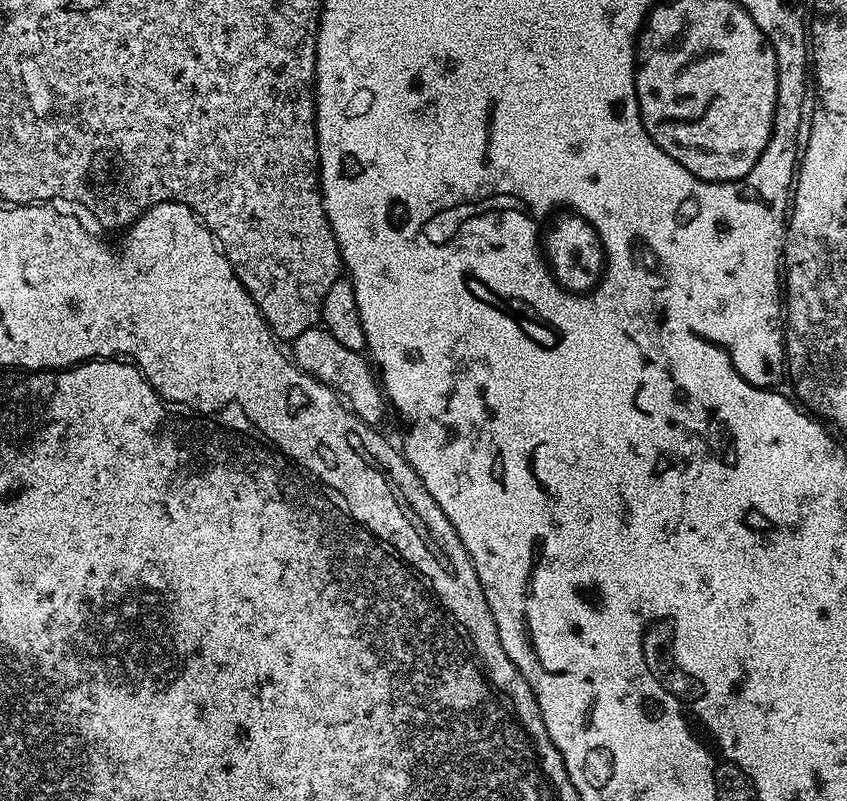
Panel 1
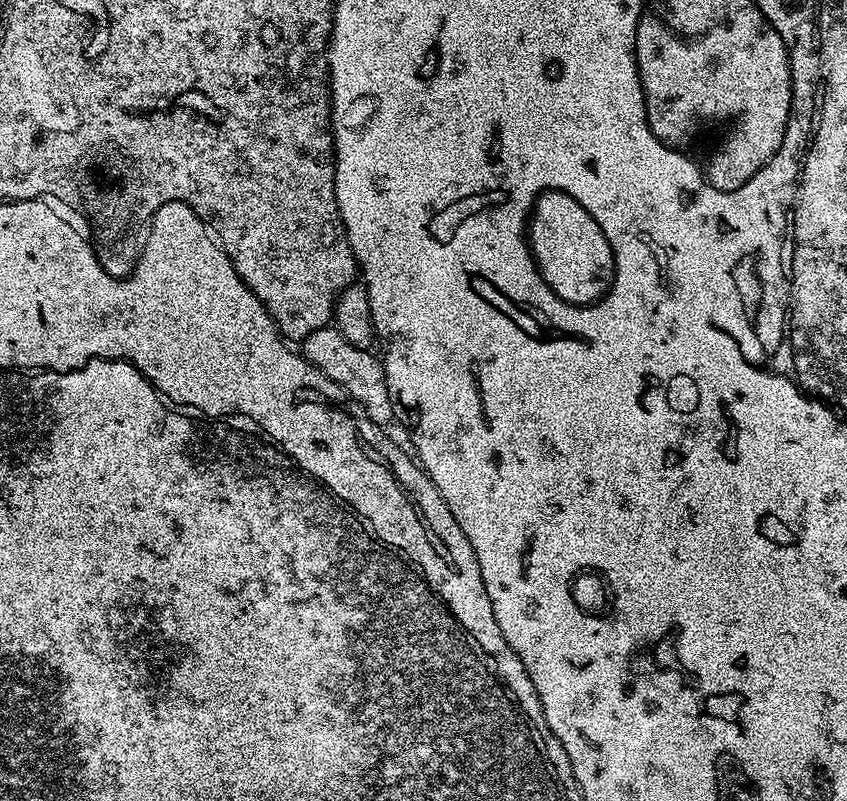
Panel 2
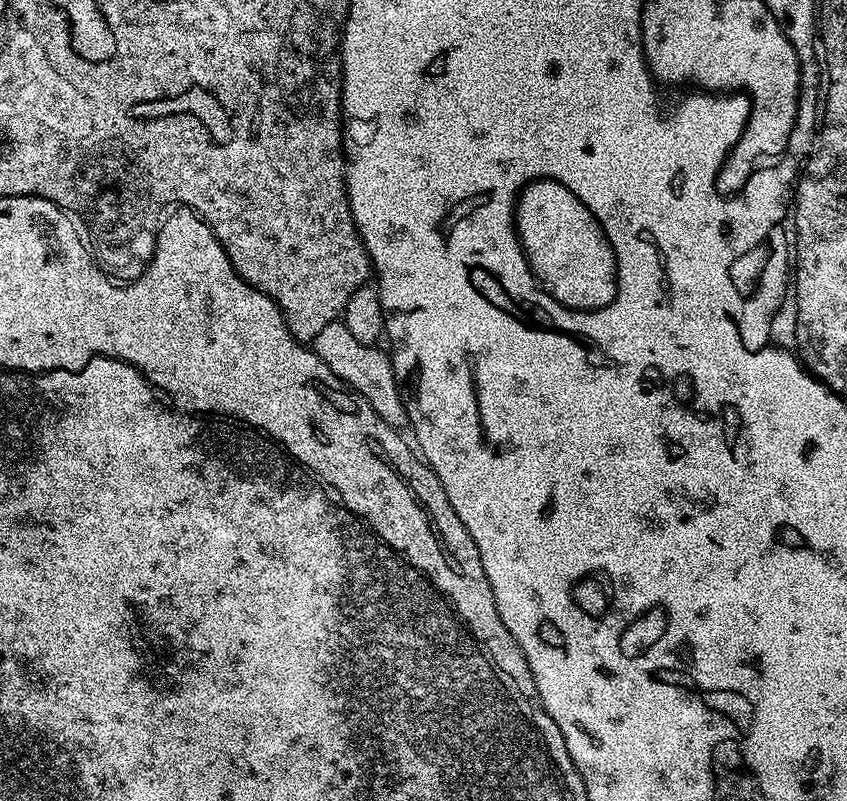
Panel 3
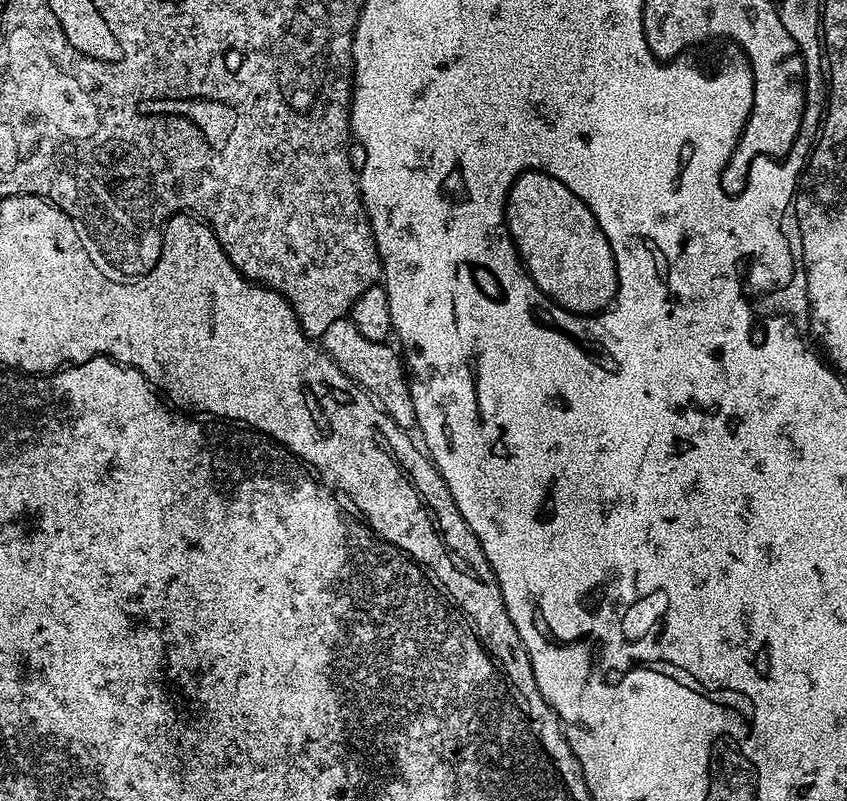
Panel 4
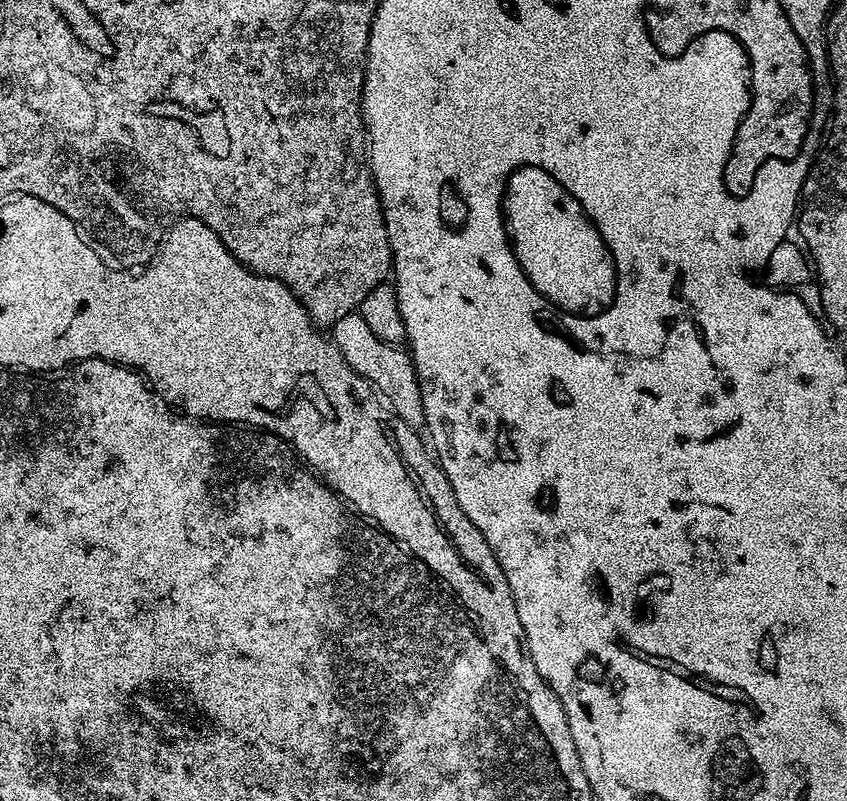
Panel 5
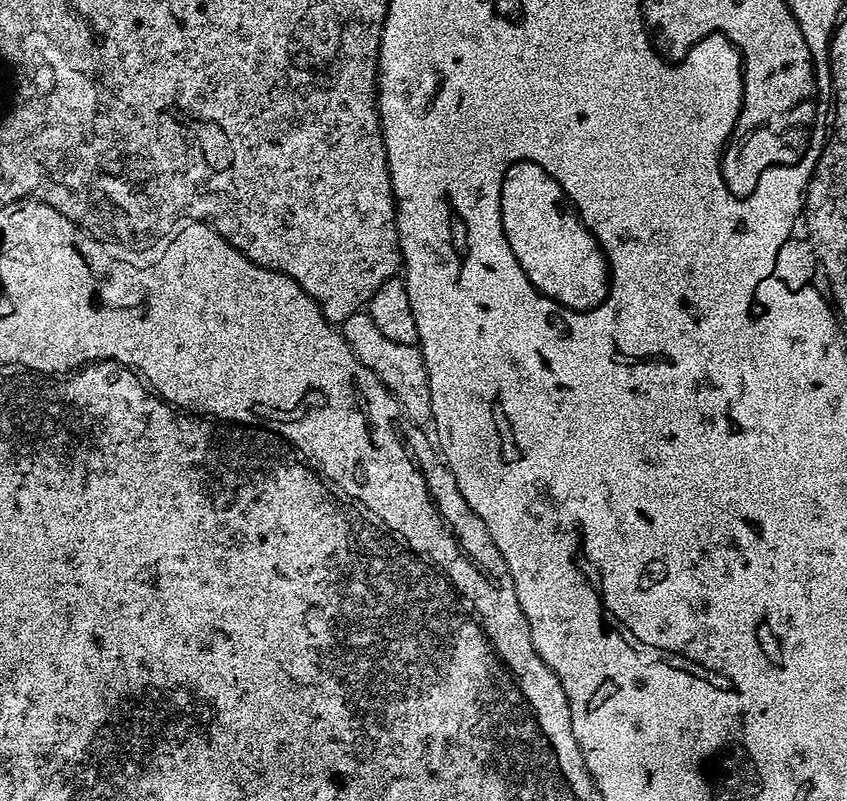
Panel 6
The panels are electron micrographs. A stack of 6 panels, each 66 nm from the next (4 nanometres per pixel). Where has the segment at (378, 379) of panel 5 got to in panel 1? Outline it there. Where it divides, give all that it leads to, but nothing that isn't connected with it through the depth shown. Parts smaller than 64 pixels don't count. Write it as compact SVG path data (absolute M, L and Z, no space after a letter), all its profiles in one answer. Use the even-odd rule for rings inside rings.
M322 326L302 330L302 334L290 341L290 348L291 359L300 369L333 388L337 396L362 422L380 426L384 420L384 412L386 413L386 401L377 373L367 355L346 350L346 346L340 345L334 339L334 334L330 334Z

